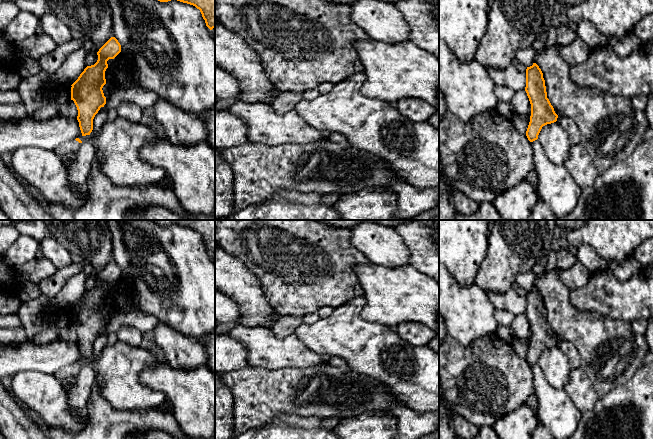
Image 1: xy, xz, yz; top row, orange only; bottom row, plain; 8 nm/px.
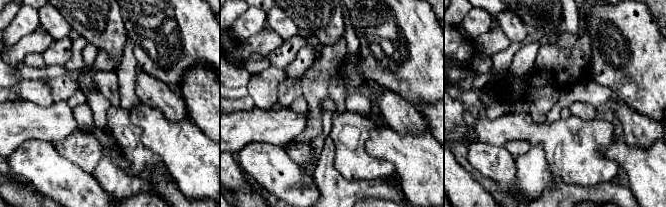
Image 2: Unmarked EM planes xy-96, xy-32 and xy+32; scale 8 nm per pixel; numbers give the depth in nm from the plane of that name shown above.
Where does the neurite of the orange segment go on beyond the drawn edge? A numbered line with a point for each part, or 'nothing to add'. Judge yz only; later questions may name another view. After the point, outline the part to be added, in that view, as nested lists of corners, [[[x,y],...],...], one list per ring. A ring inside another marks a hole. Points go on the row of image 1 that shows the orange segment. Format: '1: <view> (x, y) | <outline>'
nothing to add

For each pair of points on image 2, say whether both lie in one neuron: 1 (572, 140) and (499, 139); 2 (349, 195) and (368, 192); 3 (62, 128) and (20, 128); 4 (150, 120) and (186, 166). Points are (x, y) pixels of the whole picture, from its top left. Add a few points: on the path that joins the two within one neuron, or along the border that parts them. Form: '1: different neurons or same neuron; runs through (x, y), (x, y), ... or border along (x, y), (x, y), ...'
1: same neuron; runs through (554, 137), (544, 133), (517, 133)
2: same neuron; runs through (354, 192), (363, 192)
3: same neuron; runs through (52, 128), (30, 128)
4: same neuron; runs through (160, 131), (184, 155)

